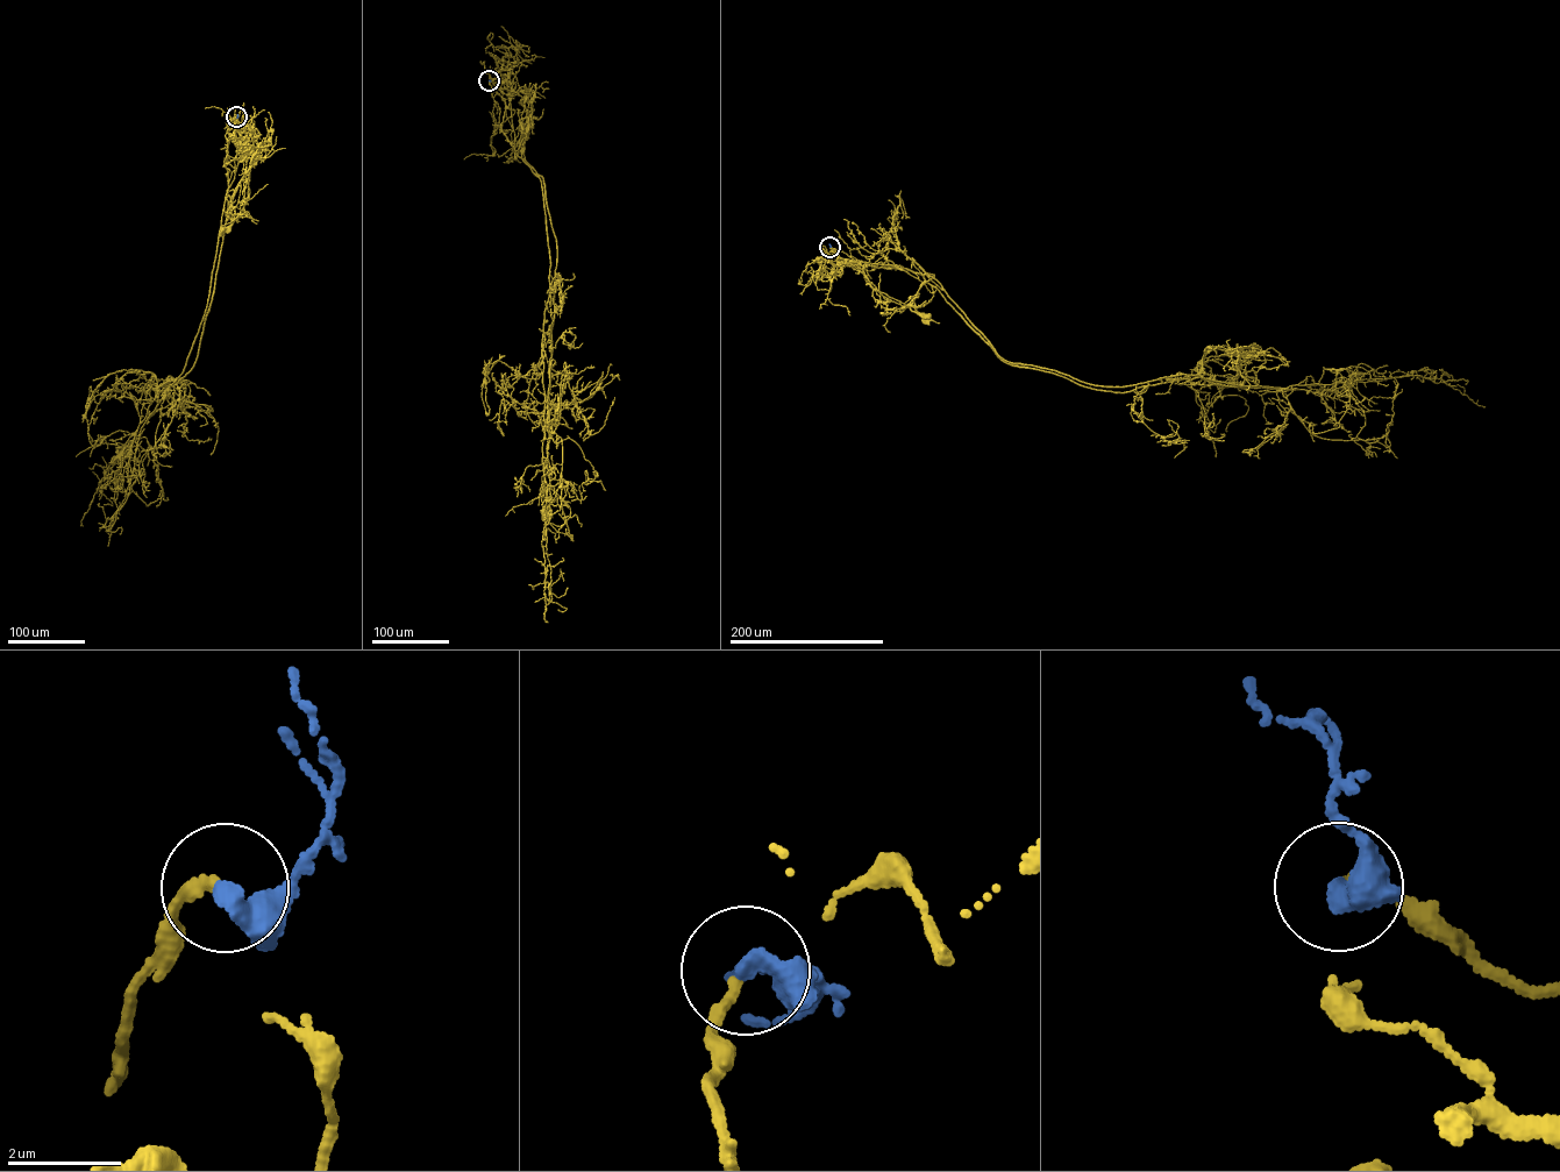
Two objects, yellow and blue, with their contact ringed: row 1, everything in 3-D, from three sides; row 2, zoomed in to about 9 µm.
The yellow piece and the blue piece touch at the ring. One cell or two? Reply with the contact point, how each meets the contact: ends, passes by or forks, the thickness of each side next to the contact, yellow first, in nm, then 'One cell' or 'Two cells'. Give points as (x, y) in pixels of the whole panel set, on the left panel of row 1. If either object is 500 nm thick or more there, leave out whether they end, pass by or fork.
Place: (236, 116). At the ring yellow ends. At the ring blue ends. Thickness 200 nm (yellow) against 420 nm. One cell

